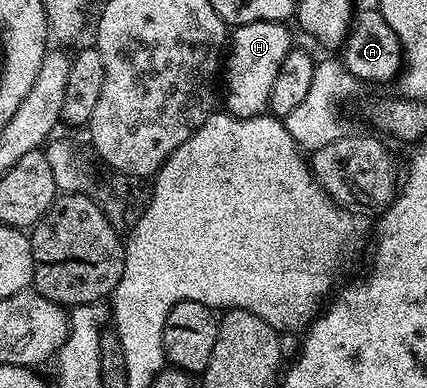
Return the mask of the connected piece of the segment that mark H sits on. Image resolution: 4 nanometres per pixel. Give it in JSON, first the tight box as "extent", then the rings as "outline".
{"extent":[225,22,291,118],"outline":[[[254,22],[234,27],[229,34],[229,49],[225,54],[226,113],[238,118],[252,118],[270,107],[273,80],[290,50],[291,30],[287,22]]]}

